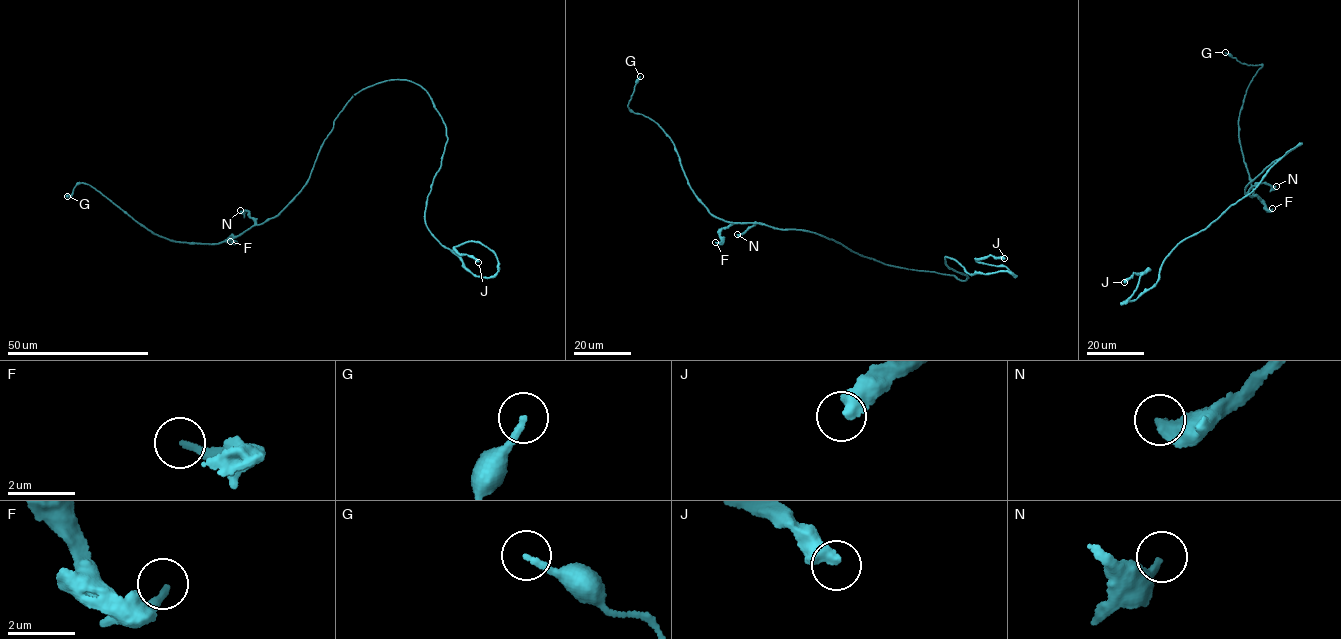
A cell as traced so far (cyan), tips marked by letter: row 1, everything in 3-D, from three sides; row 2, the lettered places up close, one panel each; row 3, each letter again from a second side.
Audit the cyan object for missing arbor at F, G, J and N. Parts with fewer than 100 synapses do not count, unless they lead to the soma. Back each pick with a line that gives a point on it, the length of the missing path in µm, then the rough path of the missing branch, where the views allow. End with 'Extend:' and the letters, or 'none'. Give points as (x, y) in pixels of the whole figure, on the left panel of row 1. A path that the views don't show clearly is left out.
Extend: none

